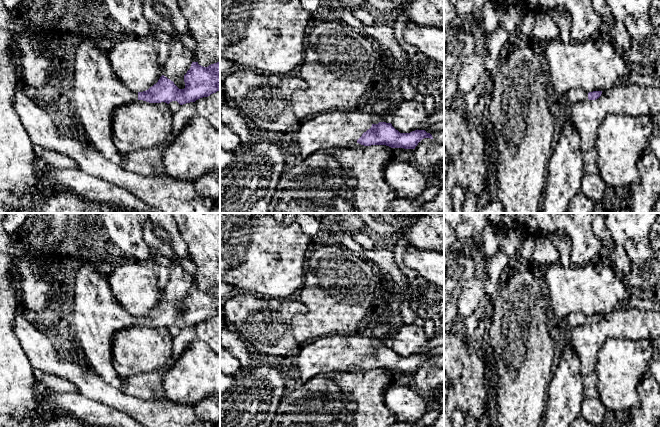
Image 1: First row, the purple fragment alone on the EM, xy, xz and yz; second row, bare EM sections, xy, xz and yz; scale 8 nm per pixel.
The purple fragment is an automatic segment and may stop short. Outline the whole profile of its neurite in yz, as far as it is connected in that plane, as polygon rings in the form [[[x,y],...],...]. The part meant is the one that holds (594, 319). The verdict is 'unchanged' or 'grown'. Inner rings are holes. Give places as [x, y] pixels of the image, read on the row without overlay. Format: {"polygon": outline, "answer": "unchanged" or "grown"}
{"polygon": [[[571,313],[563,322],[565,346],[557,370],[548,388],[548,399],[543,416],[544,427],[570,427],[581,414],[584,401],[584,376],[577,352],[570,343],[570,333],[574,327],[596,324],[602,315],[586,316]]], "answer": "grown"}

